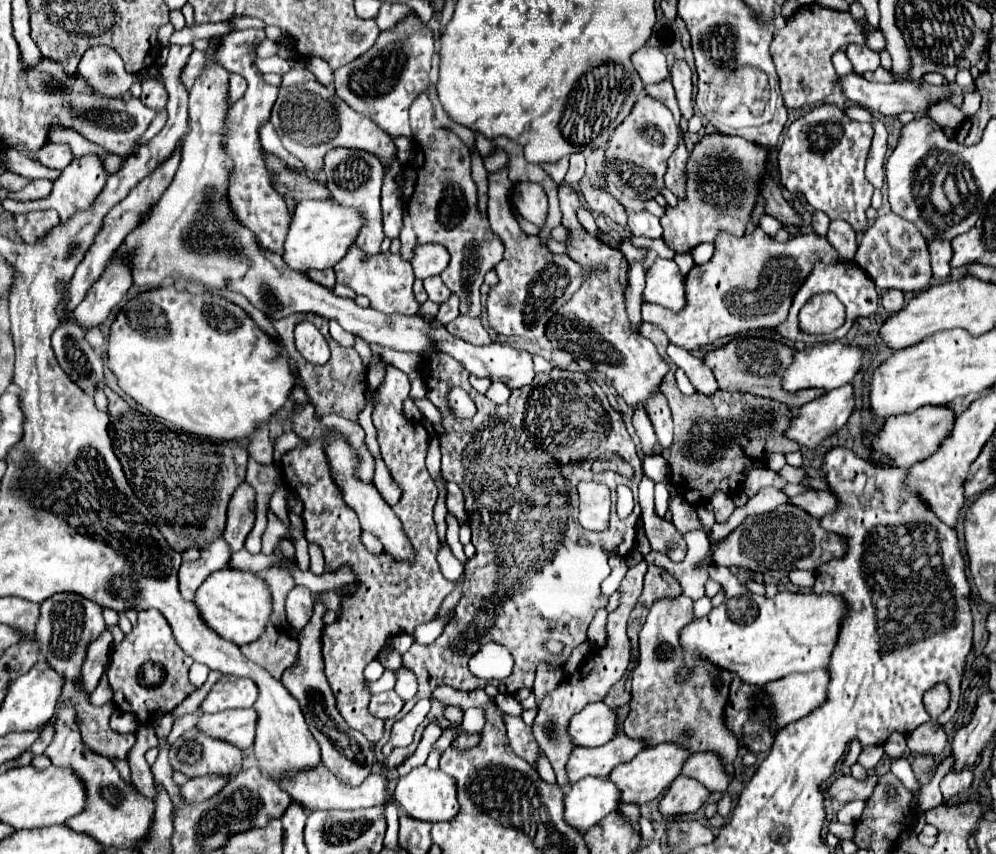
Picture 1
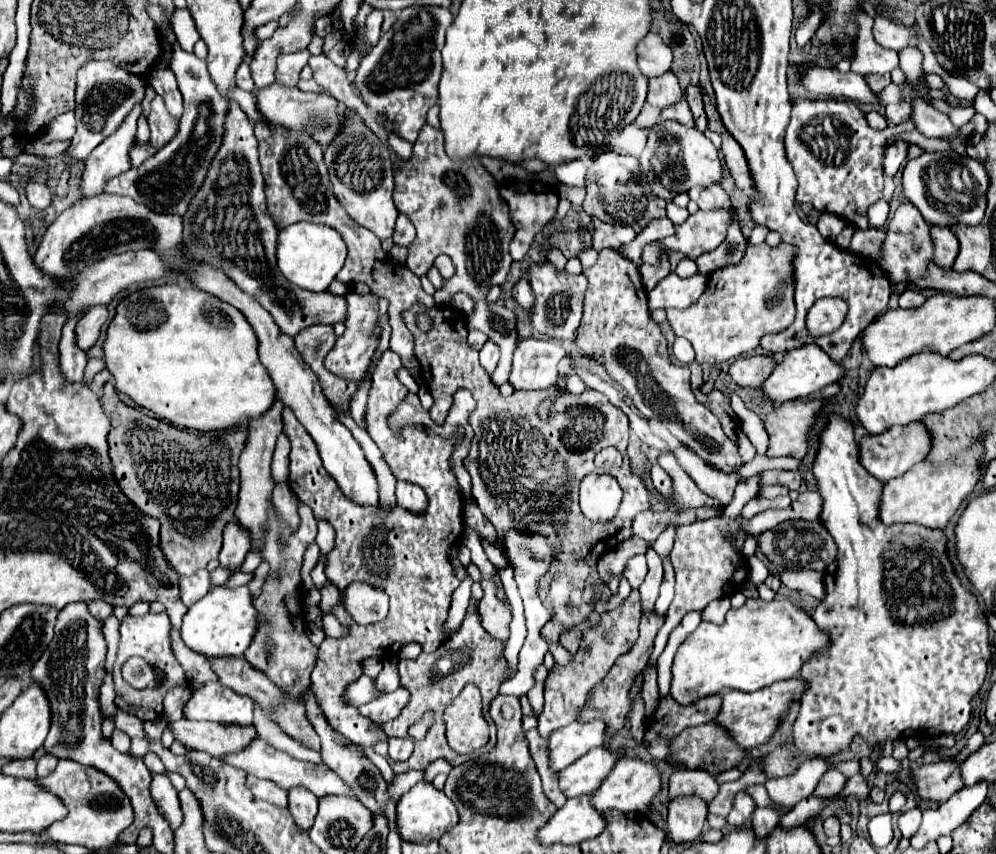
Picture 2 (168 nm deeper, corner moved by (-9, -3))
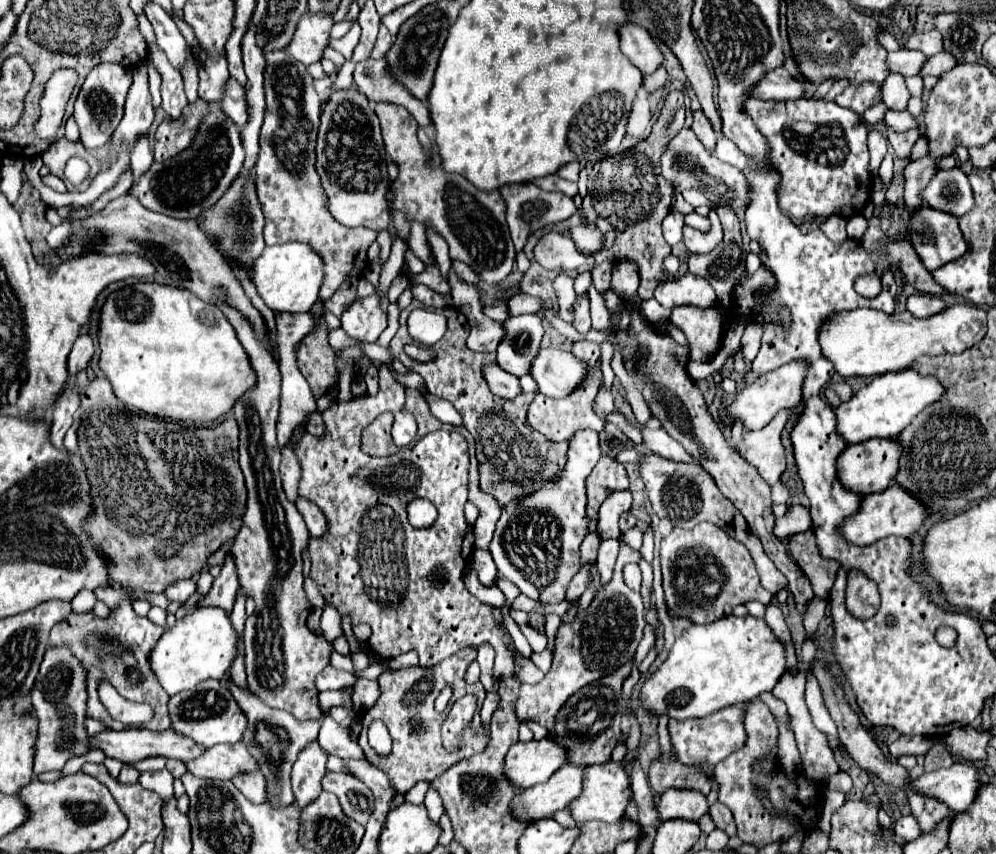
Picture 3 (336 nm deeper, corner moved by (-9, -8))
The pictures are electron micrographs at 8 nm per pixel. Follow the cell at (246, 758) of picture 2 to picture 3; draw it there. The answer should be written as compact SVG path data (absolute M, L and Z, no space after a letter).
M243 742L237 744L217 744L201 758L195 758L191 762L185 762L187 772L191 772L197 778L209 778L209 780L231 780L233 776L241 772L257 772L257 760L247 752L247 746Z

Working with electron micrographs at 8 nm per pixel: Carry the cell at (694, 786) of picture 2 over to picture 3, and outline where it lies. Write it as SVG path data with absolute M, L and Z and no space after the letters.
M667 790L657 802L657 826L667 820L699 820L707 812L707 798L697 790Z

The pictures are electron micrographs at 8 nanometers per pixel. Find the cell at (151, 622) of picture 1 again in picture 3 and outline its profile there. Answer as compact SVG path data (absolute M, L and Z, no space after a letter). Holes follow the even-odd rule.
M123 600L119 604L119 608L113 610L103 620L97 618L93 612L71 612L63 622L53 626L53 630L49 634L49 648L69 646L69 650L73 650L73 656L81 658L81 662L85 662L85 670L89 670L89 678L87 678L87 718L95 718L95 720L103 722L109 728L123 726L123 724L111 720L111 716L107 714L105 706L99 700L93 700L93 698L97 698L97 684L107 678L115 686L115 690L121 696L125 696L127 700L147 702L147 704L153 706L155 718L151 722L147 722L145 728L149 728L149 730L167 730L171 726L169 714L167 714L167 700L169 700L169 696L159 686L155 674L149 668L149 650L157 644L161 634L163 634L161 626L149 622L147 618L139 618L133 612L131 602ZM99 632L107 634L111 638L111 642L99 646ZM129 670L139 670L141 682L137 682L137 684L127 682Z

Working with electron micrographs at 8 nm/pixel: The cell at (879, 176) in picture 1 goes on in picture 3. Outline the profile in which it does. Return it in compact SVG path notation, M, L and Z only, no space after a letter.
M887 126L887 140L899 158L909 158L909 152L919 136L921 132L917 128L907 130L907 132L895 132L891 126Z

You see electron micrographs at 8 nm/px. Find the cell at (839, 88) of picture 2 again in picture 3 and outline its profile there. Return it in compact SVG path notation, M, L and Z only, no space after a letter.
M785 68L769 70L761 80L753 84L753 92L749 92L753 98L761 100L795 100L803 94L803 82L793 80Z

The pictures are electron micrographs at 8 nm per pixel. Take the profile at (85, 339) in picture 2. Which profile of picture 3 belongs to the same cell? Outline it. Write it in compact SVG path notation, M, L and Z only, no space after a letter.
M87 334L79 336L77 342L73 344L71 354L69 354L69 364L67 364L69 374L77 374L79 370L85 370L91 356L93 356L93 352L95 352L95 348L93 348L91 336L87 336Z

